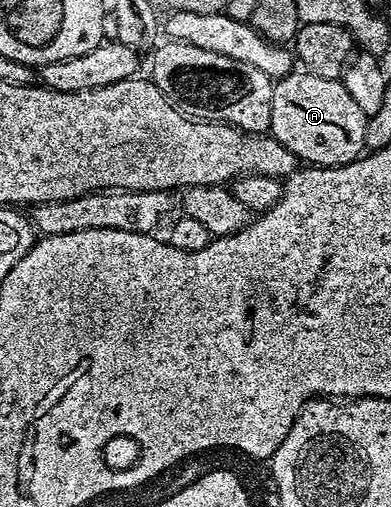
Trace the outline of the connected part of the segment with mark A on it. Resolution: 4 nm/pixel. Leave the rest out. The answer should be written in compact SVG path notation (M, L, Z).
M294 70L274 83L271 126L268 131L280 144L287 146L287 150L291 150L291 154L295 154L298 161L309 166L338 168L341 164L350 164L366 151L367 117L363 110L340 79L320 76L313 71Z

